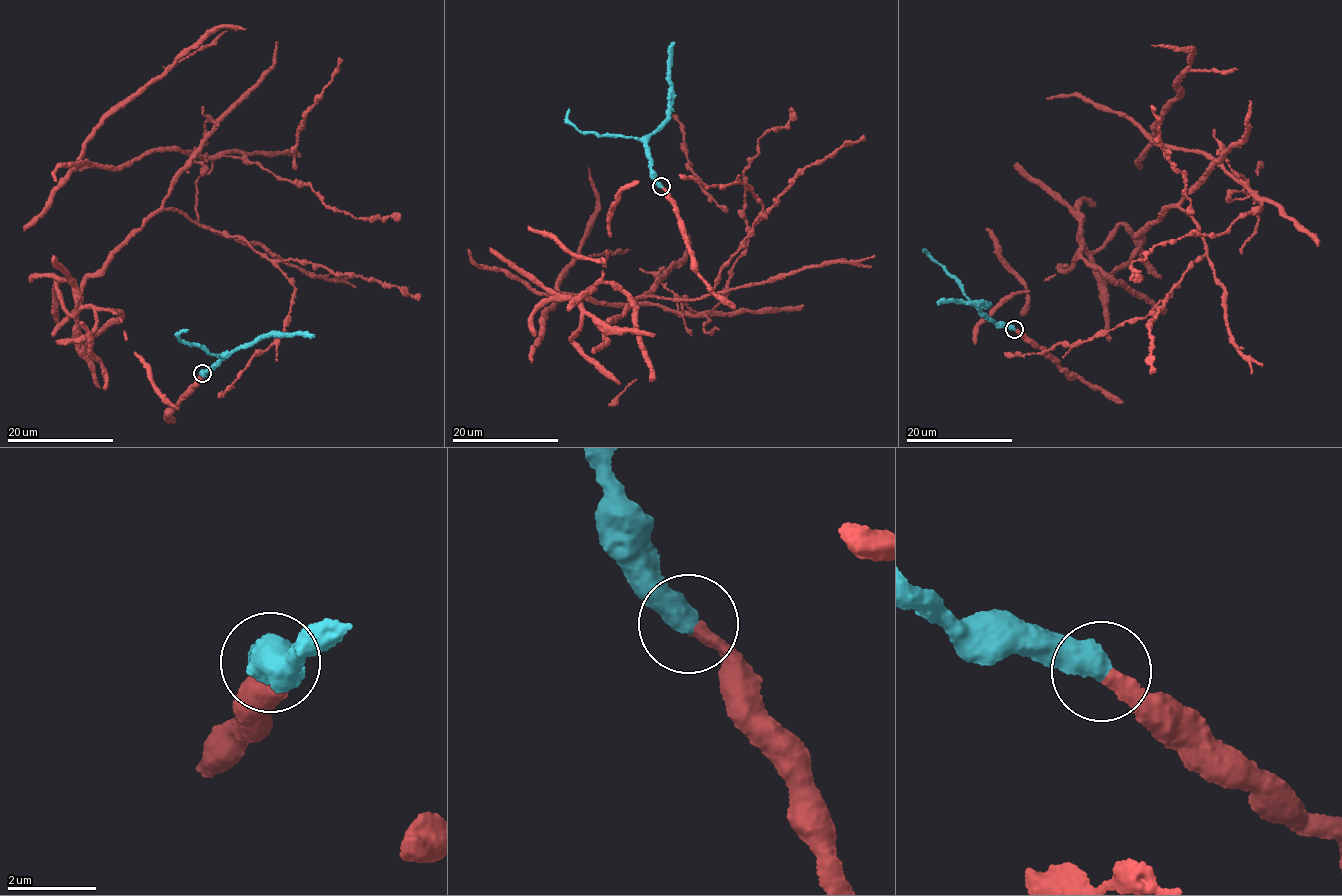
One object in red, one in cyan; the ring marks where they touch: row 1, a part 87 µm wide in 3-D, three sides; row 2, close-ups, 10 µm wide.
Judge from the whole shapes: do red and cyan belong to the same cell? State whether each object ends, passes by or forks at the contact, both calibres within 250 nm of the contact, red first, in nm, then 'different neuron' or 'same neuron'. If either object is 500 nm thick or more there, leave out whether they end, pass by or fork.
340 nm thick on the red side, 600 nm on the other; same neuron

